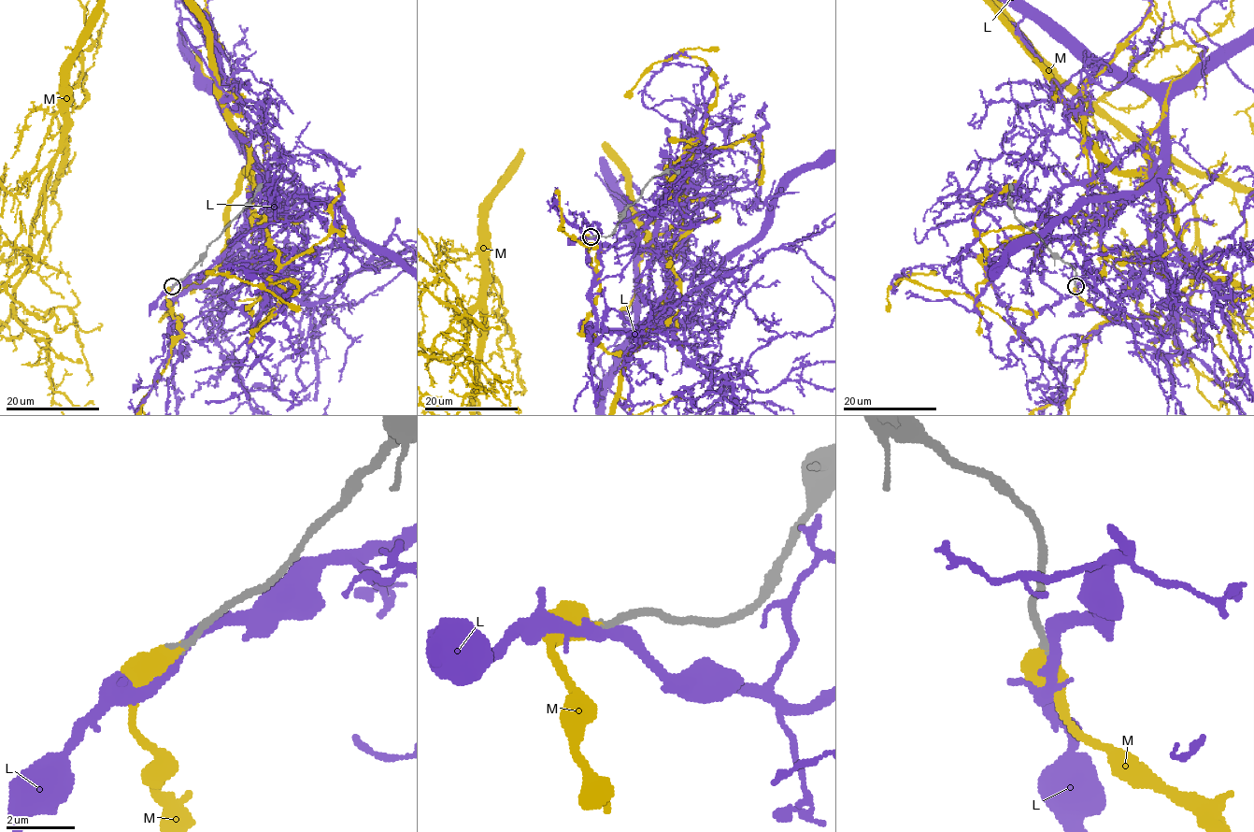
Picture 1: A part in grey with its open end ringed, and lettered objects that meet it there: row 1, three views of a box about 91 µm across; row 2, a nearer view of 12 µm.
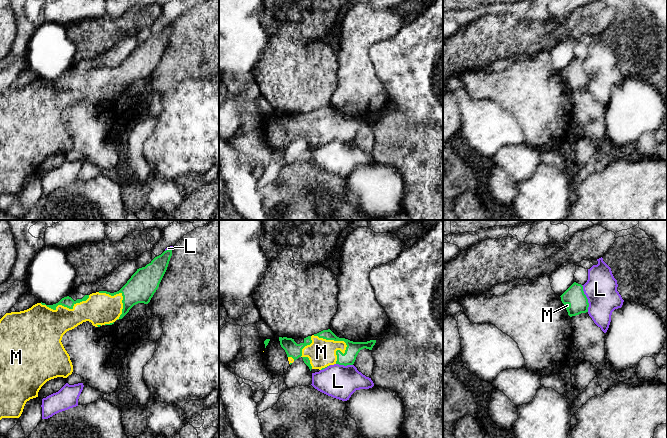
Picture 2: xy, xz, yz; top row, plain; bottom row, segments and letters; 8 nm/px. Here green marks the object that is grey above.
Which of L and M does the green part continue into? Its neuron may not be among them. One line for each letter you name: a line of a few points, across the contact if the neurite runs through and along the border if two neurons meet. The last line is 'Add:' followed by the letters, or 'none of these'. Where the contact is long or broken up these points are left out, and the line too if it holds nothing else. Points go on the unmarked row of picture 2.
Add: M

